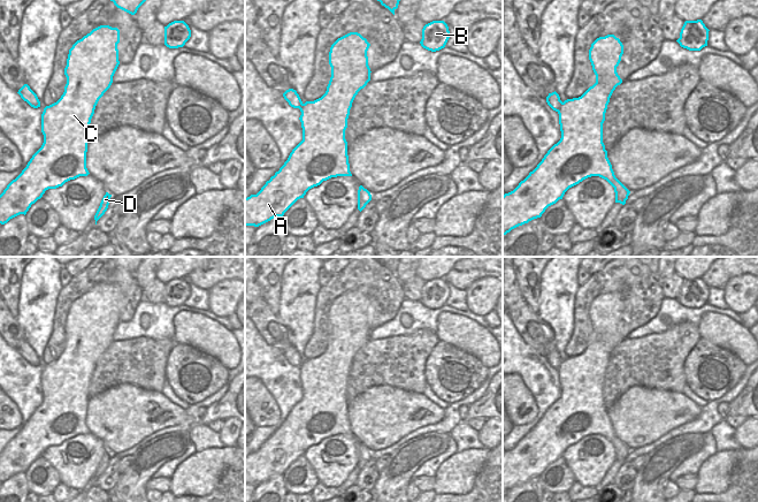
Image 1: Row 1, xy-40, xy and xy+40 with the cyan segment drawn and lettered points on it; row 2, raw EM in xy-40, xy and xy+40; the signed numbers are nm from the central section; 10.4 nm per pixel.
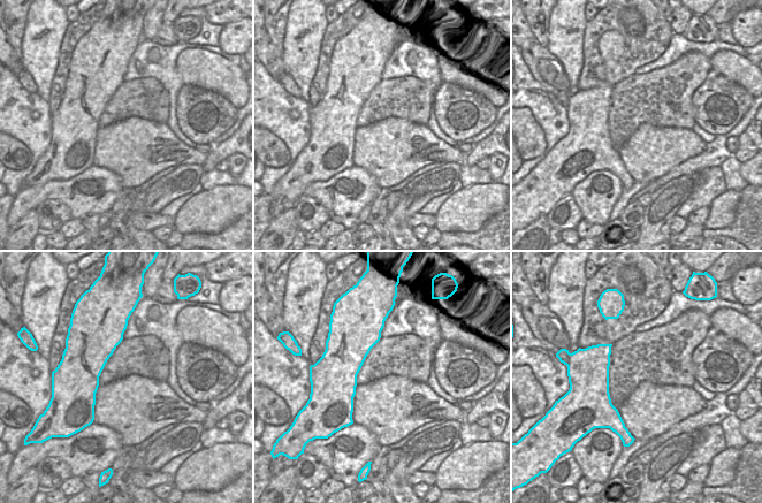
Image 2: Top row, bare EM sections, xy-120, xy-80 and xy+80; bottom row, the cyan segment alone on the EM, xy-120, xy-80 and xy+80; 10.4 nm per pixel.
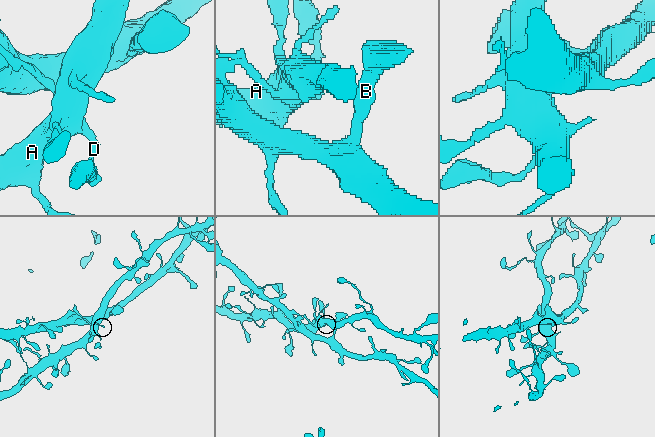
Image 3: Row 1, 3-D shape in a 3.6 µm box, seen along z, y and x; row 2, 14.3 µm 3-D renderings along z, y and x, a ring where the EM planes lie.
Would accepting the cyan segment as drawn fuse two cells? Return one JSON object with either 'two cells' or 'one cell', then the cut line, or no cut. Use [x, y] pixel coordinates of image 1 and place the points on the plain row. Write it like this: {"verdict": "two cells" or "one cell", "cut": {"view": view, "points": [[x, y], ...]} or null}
{"verdict": "two cells", "cut": {"view": "xy+40", "points": [[563, 360], [557, 369]]}}

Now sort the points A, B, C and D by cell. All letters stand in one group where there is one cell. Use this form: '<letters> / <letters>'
A C D / B

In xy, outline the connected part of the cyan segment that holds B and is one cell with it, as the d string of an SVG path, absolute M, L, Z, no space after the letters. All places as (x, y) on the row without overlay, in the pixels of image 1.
M432 279L422 287L421 304L436 310L445 305L450 296L449 284L444 279Z

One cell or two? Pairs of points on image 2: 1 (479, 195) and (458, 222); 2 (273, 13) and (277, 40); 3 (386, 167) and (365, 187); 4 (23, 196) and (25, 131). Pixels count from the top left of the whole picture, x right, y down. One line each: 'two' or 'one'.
1: one
2: one
3: two
4: two

